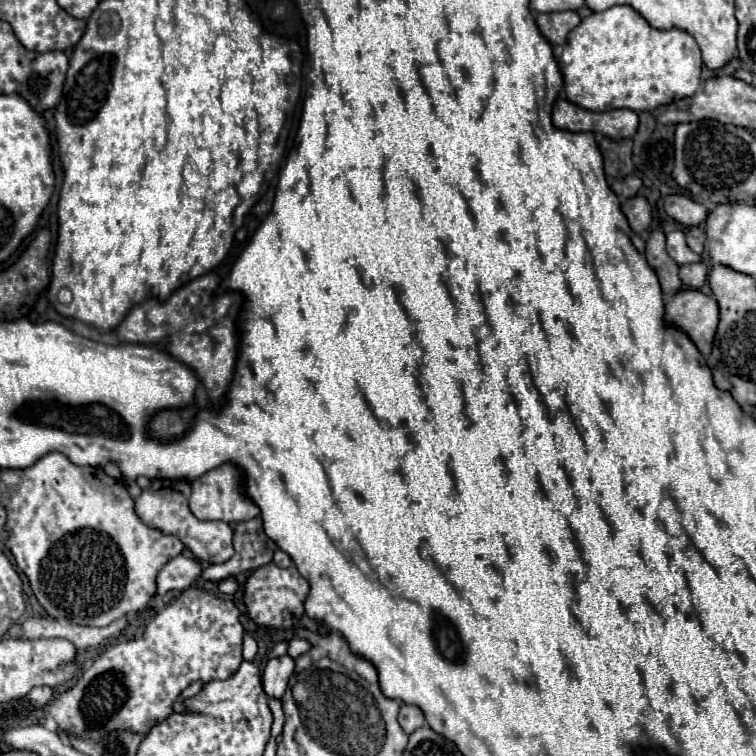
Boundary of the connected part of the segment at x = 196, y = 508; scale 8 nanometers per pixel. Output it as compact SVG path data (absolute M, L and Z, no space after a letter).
M222 465L192 481L192 495L188 505L194 517L198 519L214 519L214 521L226 521L226 523L240 523L260 515L260 509L242 493L240 471L234 465Z

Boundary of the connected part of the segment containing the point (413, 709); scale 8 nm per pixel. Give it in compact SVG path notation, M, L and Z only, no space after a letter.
M400 703L400 715L398 715L398 721L402 725L402 729L410 735L414 729L426 725L426 719L424 719L424 713L420 711L420 707L416 705L408 705L408 703Z

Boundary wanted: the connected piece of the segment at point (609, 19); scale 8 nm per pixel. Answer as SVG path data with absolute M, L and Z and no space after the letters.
M614 5L602 13L592 13L582 19L582 23L570 31L558 65L564 77L566 99L588 111L610 111L620 107L632 109L636 113L654 111L660 105L694 95L703 84L700 77L702 55L694 37L680 29L658 31L650 27L648 21L630 5Z

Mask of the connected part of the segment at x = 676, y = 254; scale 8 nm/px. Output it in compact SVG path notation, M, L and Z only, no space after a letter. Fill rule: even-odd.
M680 229L666 233L666 249L668 249L668 255L670 255L674 261L680 261L678 265L682 265L682 261L688 261L688 263L702 261L700 255L692 253L692 251L688 249L686 239L684 239L684 233L682 233Z

